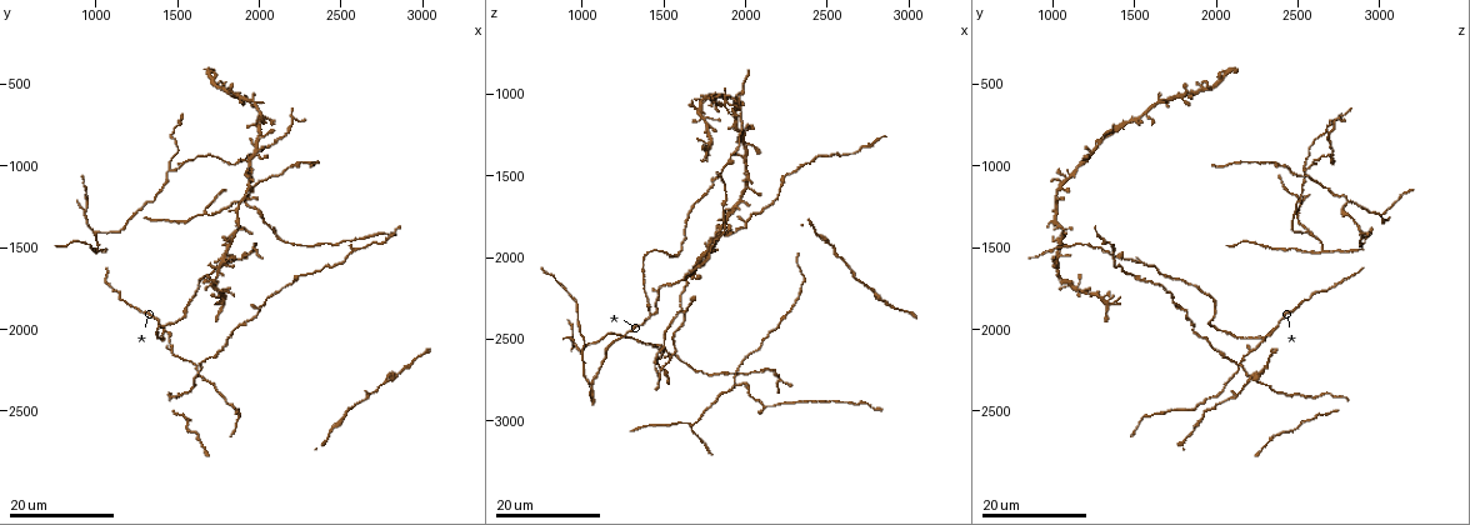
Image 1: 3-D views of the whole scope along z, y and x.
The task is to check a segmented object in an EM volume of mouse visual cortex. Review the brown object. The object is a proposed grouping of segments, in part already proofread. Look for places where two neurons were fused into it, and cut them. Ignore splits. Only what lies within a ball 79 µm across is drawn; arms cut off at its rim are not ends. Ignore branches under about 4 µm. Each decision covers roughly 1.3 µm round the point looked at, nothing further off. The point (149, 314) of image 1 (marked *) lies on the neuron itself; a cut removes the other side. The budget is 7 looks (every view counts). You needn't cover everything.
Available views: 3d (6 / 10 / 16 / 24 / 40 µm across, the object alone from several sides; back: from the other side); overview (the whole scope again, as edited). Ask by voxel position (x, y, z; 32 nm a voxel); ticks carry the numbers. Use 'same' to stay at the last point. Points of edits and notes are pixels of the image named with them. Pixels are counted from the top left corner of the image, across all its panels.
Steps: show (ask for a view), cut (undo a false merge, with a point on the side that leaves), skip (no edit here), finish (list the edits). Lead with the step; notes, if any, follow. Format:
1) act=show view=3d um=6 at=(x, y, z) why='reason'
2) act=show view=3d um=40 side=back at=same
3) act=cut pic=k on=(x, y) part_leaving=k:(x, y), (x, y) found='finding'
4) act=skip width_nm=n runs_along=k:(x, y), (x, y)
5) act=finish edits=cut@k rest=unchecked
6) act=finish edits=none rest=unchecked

act=show view=3d um=16 at=(1620, 2220, 2120) why='four or more arms meet'

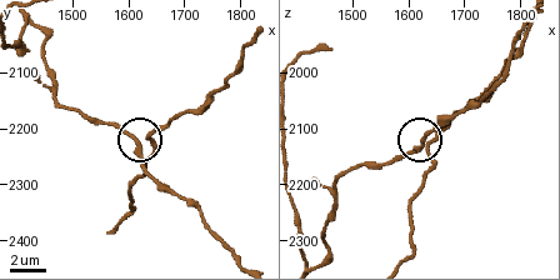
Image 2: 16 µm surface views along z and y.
act=show view=3d um=10 at=same why='zoom in'

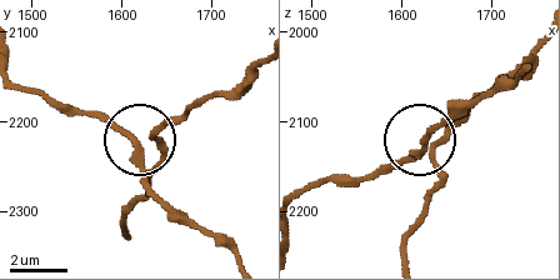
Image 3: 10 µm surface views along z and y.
act=skip width_nm=220 found='one neuron here'

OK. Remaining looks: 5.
act=show view=3d um=24 at=(1420, 2000, 2360) why='three-way junction'

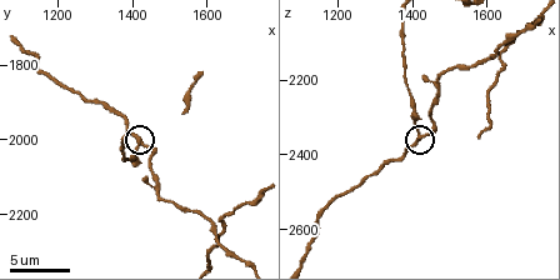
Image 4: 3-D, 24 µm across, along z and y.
act=show view=3d um=6 at=(1430, 2010, 2350) why='closer look'

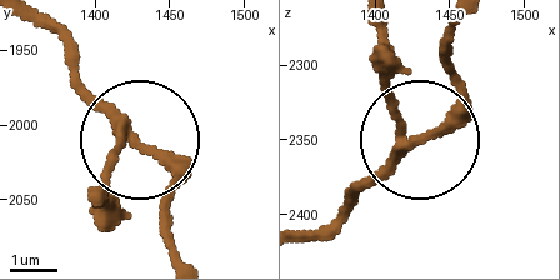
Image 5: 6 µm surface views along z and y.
act=skip arms=3 runs_along=5:(311, 231), (444, 115), (455, 91), (451, 48) found='continuous, no second neuron'

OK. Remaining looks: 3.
act=show view=3d um=24 at=(1900, 1220, 2800) why='a fork'

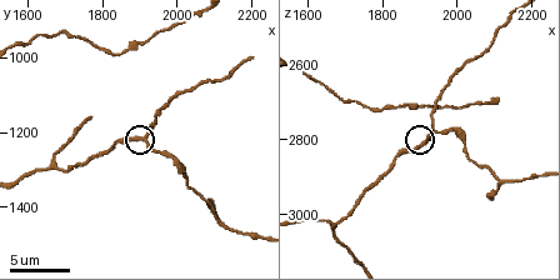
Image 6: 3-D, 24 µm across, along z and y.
act=show view=3d um=10 at=(1910, 1220, 2800)

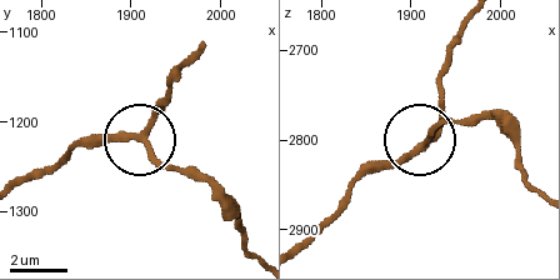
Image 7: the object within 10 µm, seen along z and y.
act=skip width_nm=210 found='all the same neuron'

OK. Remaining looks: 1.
act=finish edits=none rest=unchecked

